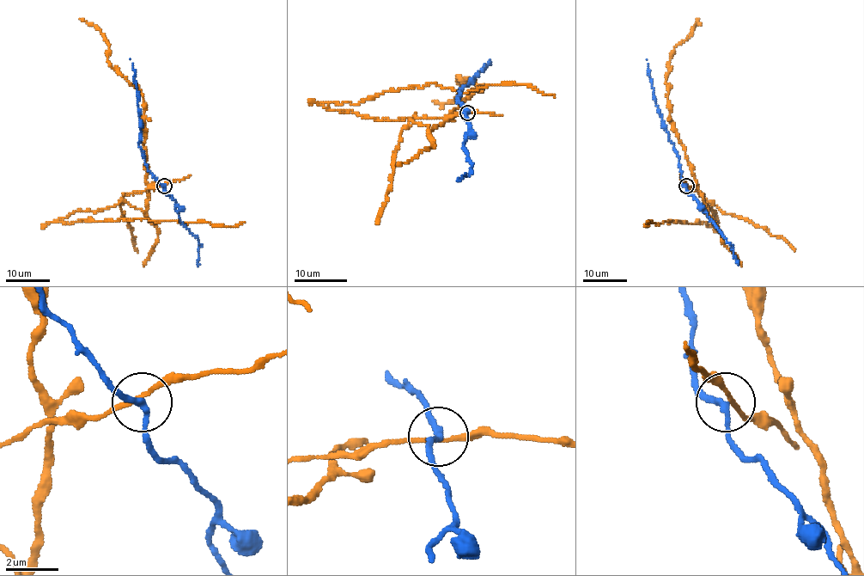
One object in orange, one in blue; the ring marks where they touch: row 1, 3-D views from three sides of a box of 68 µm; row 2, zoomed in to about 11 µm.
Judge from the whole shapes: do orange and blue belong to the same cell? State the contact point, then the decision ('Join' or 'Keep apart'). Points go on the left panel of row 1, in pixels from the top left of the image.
Place: (164, 186). Keep apart

